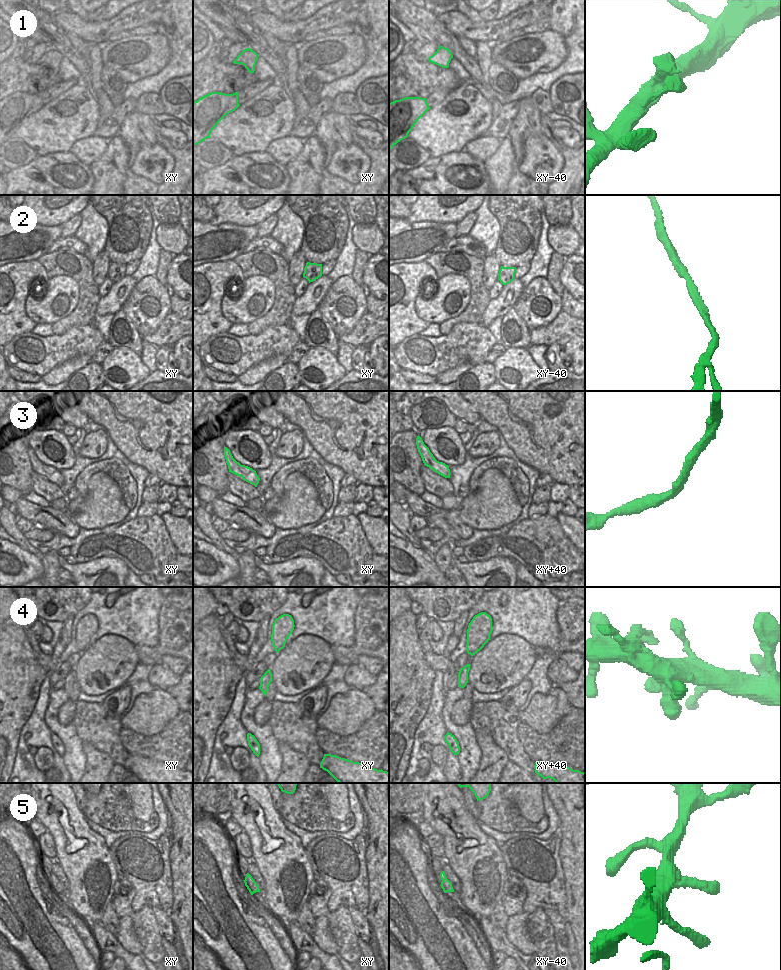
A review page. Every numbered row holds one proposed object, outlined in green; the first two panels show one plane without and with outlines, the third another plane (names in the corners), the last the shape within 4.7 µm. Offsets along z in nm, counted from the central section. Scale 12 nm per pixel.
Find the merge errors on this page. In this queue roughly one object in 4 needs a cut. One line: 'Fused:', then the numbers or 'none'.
Fused: 2

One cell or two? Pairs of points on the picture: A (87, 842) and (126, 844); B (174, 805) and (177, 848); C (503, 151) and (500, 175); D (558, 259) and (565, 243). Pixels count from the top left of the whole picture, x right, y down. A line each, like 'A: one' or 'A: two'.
A: two
B: one
C: one
D: two

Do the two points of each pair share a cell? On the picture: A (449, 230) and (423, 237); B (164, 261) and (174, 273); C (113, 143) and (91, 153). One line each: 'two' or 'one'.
A: one
B: two
C: two

